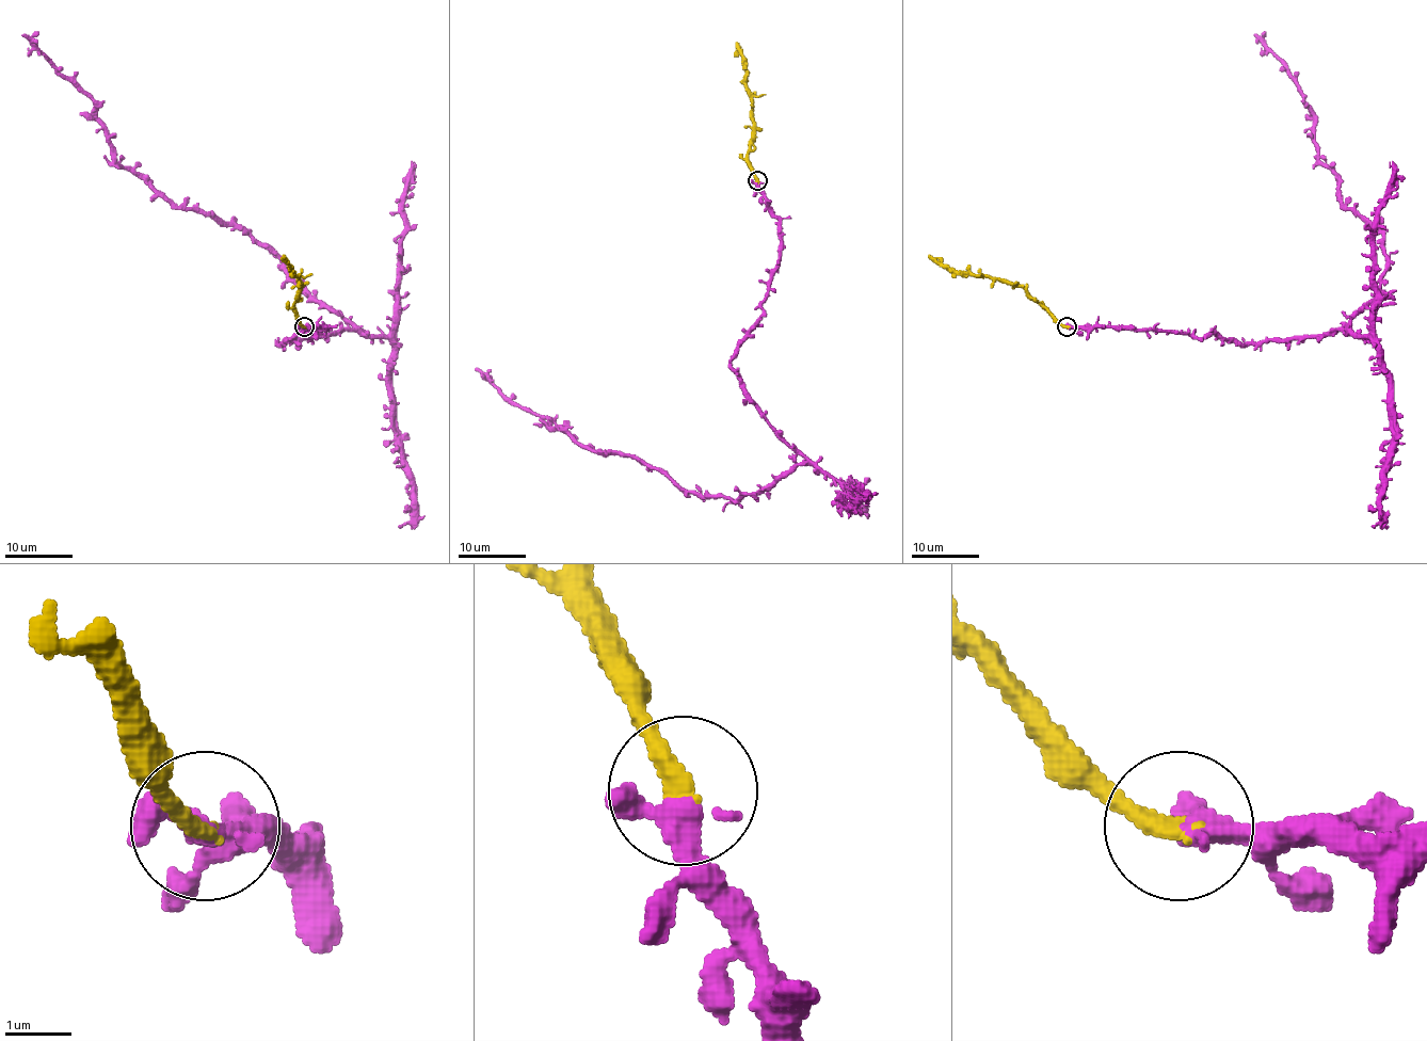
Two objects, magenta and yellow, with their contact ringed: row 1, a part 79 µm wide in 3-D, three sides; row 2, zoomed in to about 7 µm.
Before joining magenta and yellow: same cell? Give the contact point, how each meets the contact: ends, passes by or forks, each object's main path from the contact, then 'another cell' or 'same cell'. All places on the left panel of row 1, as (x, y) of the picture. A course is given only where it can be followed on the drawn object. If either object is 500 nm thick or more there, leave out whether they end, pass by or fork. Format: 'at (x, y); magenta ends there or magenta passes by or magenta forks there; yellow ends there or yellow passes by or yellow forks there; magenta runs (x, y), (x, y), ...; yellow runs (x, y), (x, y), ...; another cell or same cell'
at (304, 326); magenta passes by; yellow ends there; magenta runs (303, 326), (327, 330), (278, 343), (353, 330), (273, 253), (172, 205), (114, 159), (97, 107), (22, 34); yellow runs (303, 326), (295, 309), (300, 285), (283, 255); same cell

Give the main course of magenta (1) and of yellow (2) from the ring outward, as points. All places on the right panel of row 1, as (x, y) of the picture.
1: (1068, 326), (1321, 338), (1375, 295), (1383, 236), (1342, 205), (1310, 107), (1253, 34)
2: (1067, 326), (1022, 287), (973, 273), (950, 272), (928, 255)

